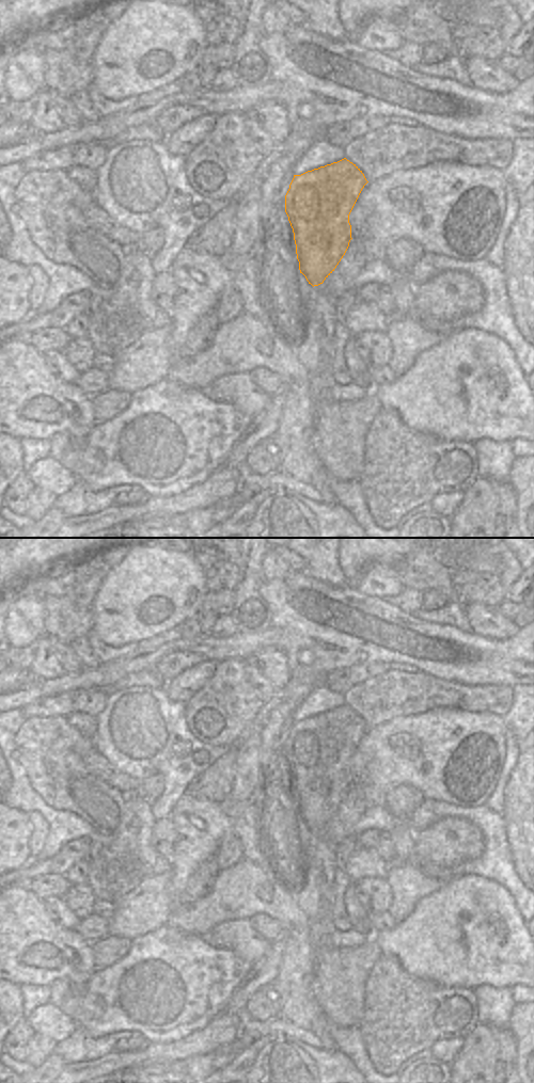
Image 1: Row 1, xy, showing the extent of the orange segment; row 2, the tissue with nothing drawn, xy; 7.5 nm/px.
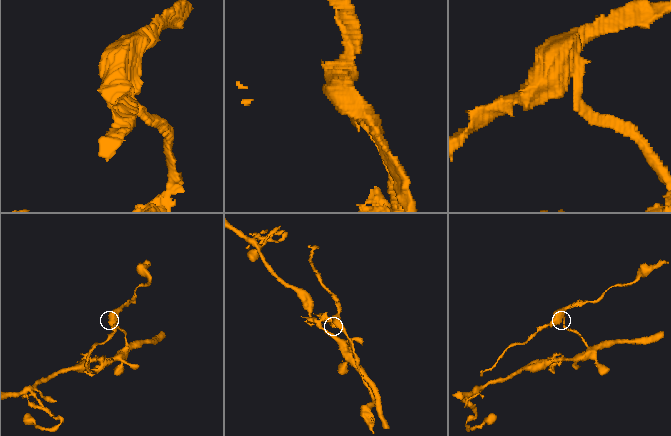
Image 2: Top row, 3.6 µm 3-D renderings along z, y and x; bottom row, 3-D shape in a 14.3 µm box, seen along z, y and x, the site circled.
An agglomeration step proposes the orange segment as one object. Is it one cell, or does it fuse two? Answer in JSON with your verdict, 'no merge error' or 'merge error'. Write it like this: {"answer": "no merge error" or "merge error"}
{"answer": "merge error"}

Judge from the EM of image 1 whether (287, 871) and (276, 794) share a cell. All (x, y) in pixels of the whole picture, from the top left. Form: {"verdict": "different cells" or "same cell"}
{"verdict": "same cell"}

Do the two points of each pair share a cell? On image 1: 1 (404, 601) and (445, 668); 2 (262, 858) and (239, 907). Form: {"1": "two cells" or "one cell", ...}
{"1": "two cells", "2": "two cells"}

